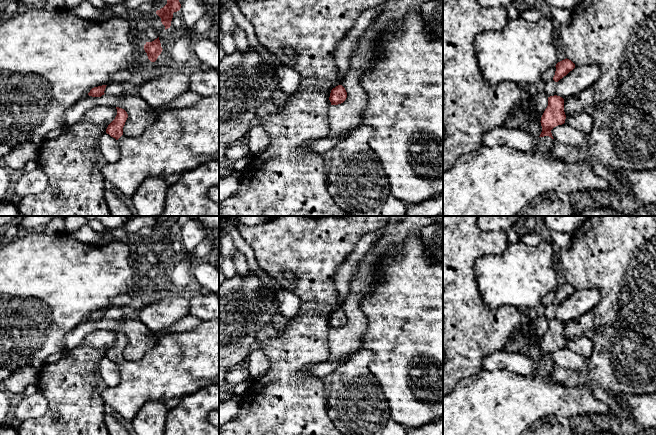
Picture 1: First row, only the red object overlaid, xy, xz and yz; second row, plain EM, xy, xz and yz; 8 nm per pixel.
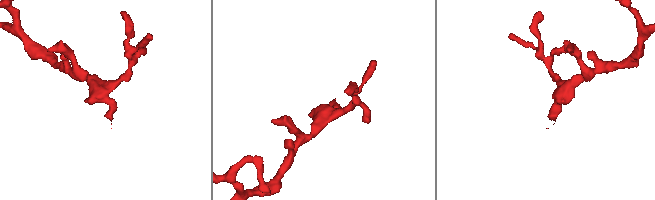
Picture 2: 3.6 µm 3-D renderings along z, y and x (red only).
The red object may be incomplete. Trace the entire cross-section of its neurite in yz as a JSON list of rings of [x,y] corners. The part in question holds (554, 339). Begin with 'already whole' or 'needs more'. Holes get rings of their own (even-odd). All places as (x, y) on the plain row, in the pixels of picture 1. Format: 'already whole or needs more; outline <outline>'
needs more; outline [[[554,319],[548,321],[548,330],[541,341],[542,356],[533,376],[522,376],[507,370],[482,370],[458,382],[454,390],[443,395],[443,435],[524,435],[538,420],[556,418],[565,420],[580,414],[608,414],[612,410],[602,401],[597,400],[592,393],[592,380],[586,379],[582,386],[564,386],[553,380],[551,373],[554,362],[551,354],[565,347],[564,323]]]

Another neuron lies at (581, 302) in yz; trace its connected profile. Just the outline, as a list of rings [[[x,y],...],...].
[[[596,288],[575,290],[566,300],[556,306],[555,318],[564,324],[590,312],[599,302]]]

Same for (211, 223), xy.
[[[193,216],[206,229],[208,235],[219,241],[219,216]]]

